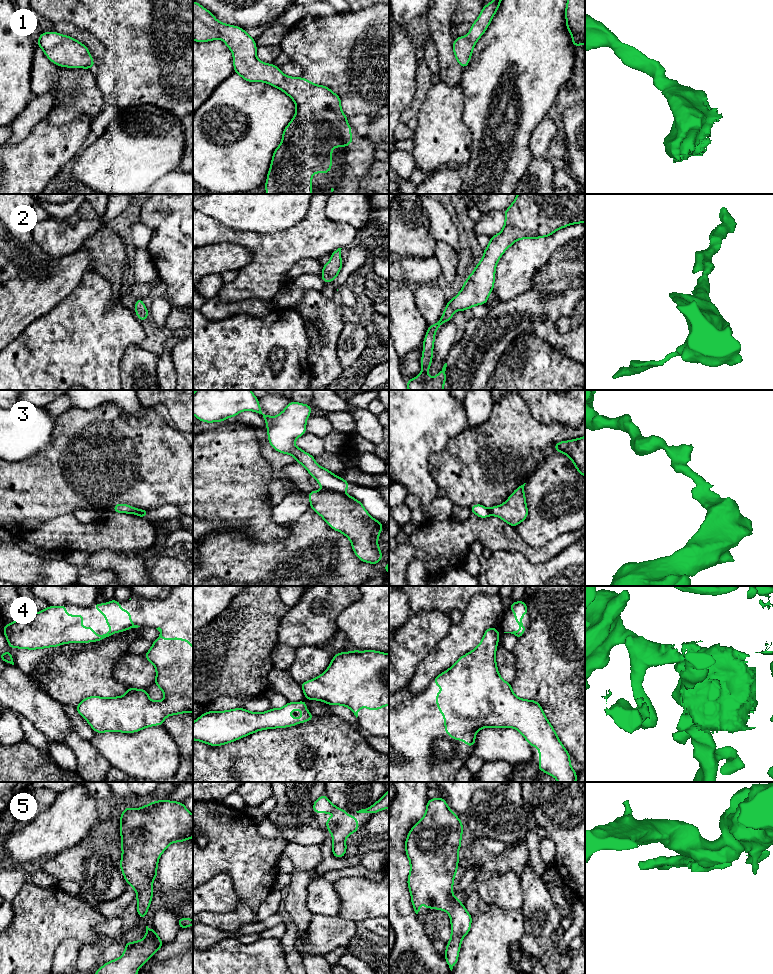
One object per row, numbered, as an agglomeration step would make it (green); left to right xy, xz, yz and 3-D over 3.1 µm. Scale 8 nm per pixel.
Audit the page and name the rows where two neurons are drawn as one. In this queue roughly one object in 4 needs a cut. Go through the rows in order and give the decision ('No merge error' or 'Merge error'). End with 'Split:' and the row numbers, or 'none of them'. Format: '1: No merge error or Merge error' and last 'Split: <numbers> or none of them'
1: No merge error
2: No merge error
3: Merge error
4: No merge error
5: No merge error
Split: 3

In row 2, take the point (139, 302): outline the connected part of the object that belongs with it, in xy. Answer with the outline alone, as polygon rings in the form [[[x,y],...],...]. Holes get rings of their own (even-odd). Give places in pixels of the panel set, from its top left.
[[[138,298],[135,303],[135,312],[139,320],[145,321],[149,310],[144,306],[143,299]]]

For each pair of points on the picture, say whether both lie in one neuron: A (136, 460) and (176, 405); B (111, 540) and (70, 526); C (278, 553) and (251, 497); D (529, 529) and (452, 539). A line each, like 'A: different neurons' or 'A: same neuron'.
A: different neurons
B: same neuron
C: different neurons
D: different neurons

